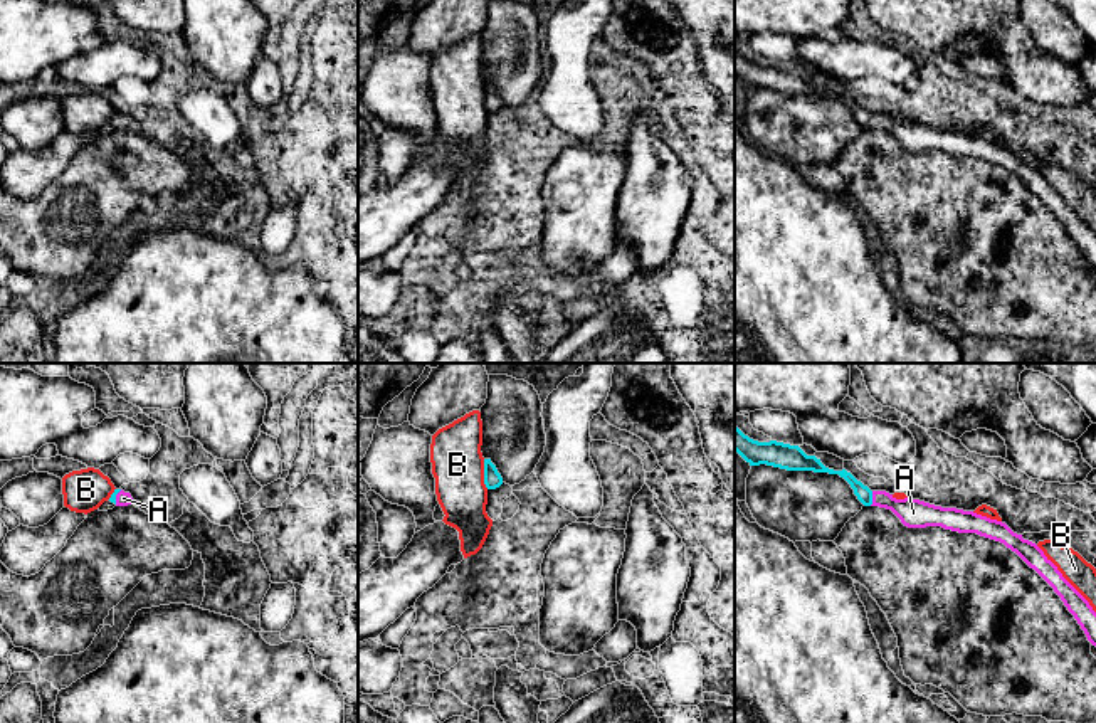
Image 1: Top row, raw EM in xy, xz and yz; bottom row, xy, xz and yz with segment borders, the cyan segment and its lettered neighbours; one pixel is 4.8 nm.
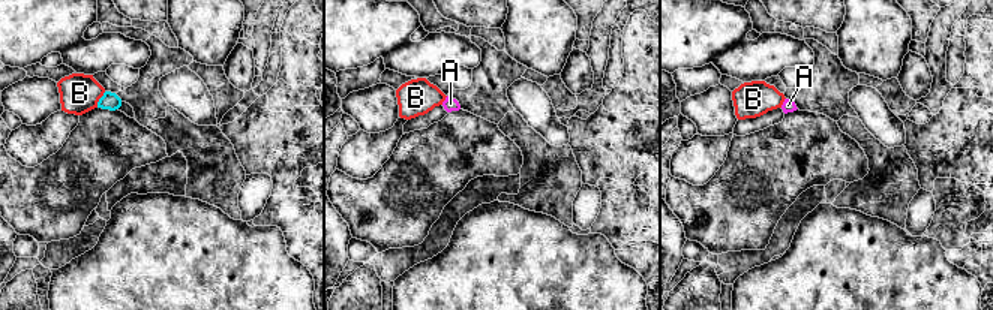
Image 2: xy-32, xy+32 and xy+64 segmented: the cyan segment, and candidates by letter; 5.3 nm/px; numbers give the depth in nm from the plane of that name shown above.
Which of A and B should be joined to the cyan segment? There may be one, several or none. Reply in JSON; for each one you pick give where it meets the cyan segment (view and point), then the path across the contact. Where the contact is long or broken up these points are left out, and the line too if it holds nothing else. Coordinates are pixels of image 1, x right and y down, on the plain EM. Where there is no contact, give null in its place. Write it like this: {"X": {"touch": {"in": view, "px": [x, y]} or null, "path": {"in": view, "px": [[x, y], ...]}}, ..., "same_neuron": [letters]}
{"A": {"touch": {"in": "yz", "px": [871, 121]}}, "same_neuron": ["A"]}

